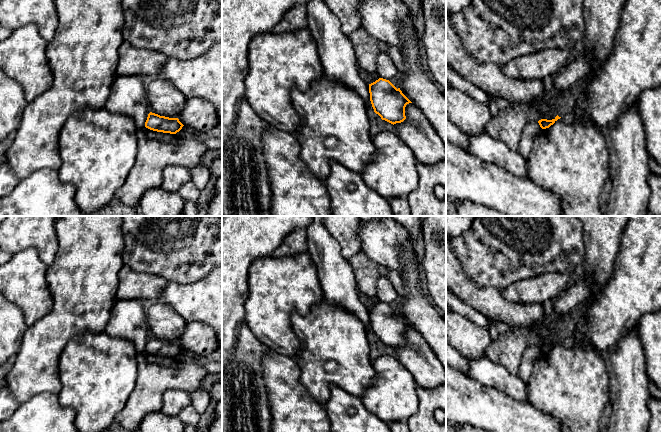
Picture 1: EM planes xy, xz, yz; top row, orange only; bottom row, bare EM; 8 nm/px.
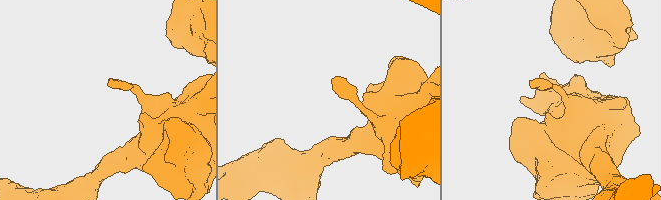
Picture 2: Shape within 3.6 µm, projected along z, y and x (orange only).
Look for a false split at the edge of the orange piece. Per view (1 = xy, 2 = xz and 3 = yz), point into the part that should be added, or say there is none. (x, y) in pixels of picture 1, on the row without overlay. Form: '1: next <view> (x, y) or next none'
1: next none
2: next none
3: next none

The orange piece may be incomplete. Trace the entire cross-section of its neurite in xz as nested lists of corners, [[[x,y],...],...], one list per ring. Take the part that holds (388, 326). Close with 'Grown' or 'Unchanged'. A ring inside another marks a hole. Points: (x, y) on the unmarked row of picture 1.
[[[379,302],[369,308],[369,317],[374,336],[382,344],[394,349],[406,343],[405,331],[412,326],[389,304]]]. Unchanged

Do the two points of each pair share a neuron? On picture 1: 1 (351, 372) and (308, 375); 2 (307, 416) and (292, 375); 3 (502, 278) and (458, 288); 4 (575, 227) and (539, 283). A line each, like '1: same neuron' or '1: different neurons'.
1: same neuron
2: same neuron
3: different neurons
4: different neurons

